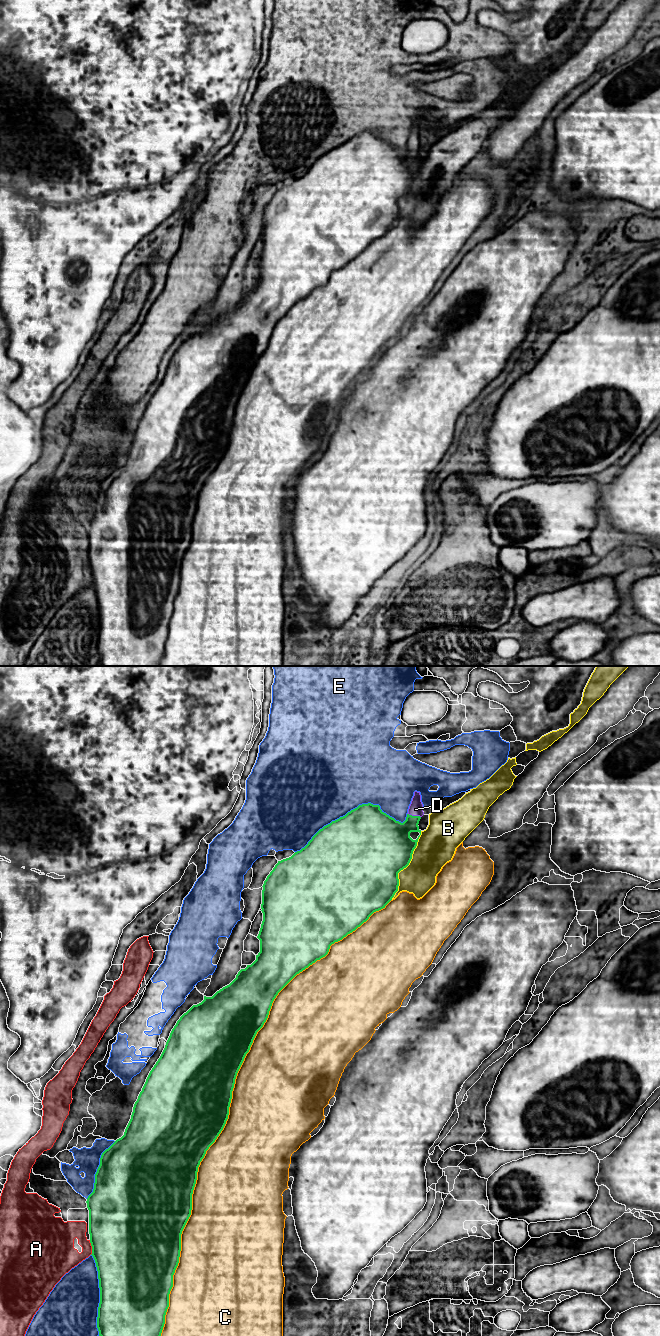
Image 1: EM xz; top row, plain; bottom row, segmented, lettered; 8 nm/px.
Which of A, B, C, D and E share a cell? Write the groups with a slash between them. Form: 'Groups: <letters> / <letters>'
Groups: A / B / C / D / E

